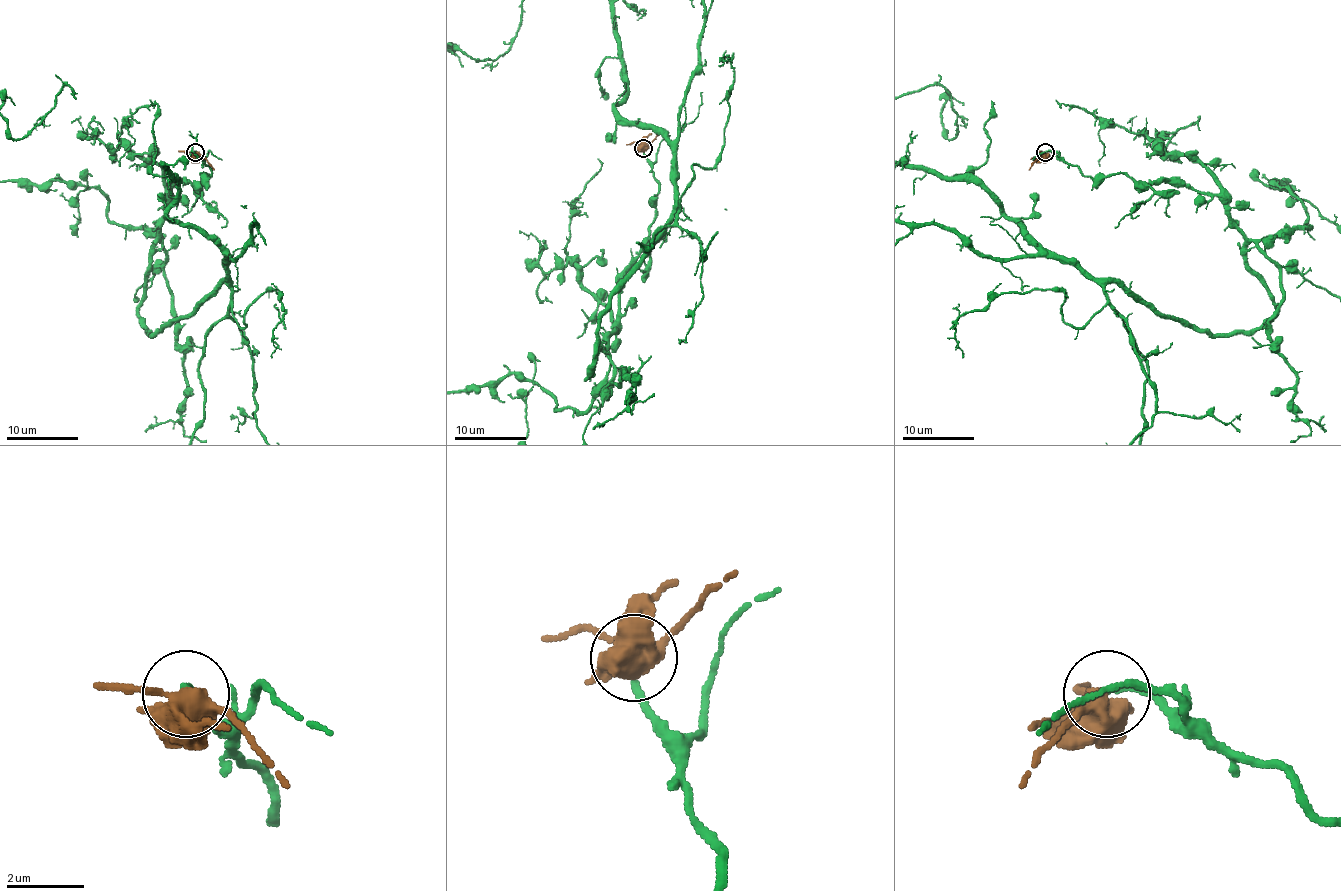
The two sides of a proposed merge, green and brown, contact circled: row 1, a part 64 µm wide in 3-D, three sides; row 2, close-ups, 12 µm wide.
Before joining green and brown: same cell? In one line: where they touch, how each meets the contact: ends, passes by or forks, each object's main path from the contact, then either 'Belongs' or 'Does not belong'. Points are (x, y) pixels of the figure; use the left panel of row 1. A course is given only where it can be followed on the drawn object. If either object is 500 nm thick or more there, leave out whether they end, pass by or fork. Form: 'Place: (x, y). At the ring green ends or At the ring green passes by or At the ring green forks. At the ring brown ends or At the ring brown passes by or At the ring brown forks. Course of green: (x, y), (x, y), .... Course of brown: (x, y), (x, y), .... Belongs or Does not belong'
Place: (195, 152). At the ring green ends. At the ring brown forks. Course of green: (195, 153), (138, 309), (151, 334), (233, 289), (203, 423). Course of brown: (195, 153), (213, 169). Belongs

